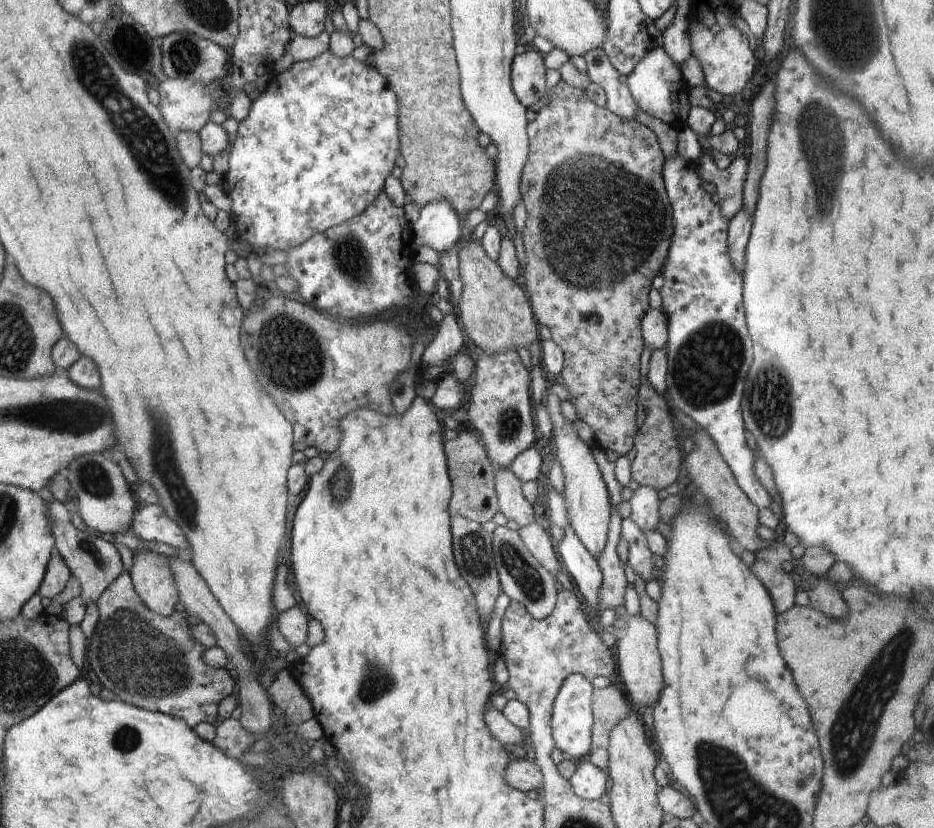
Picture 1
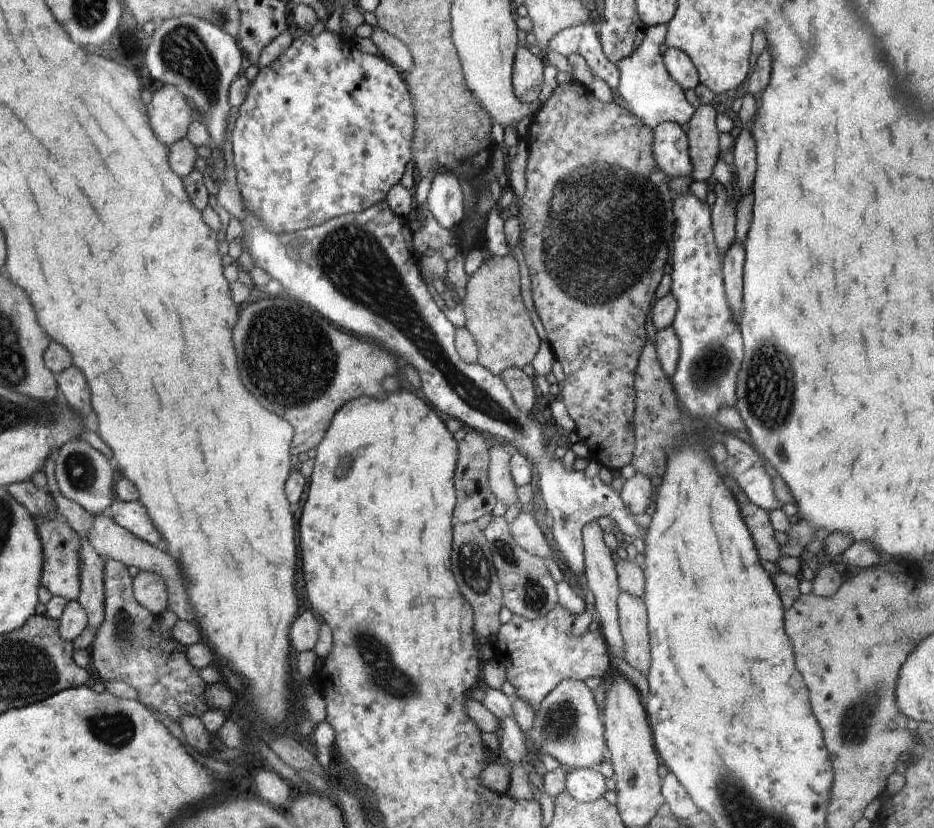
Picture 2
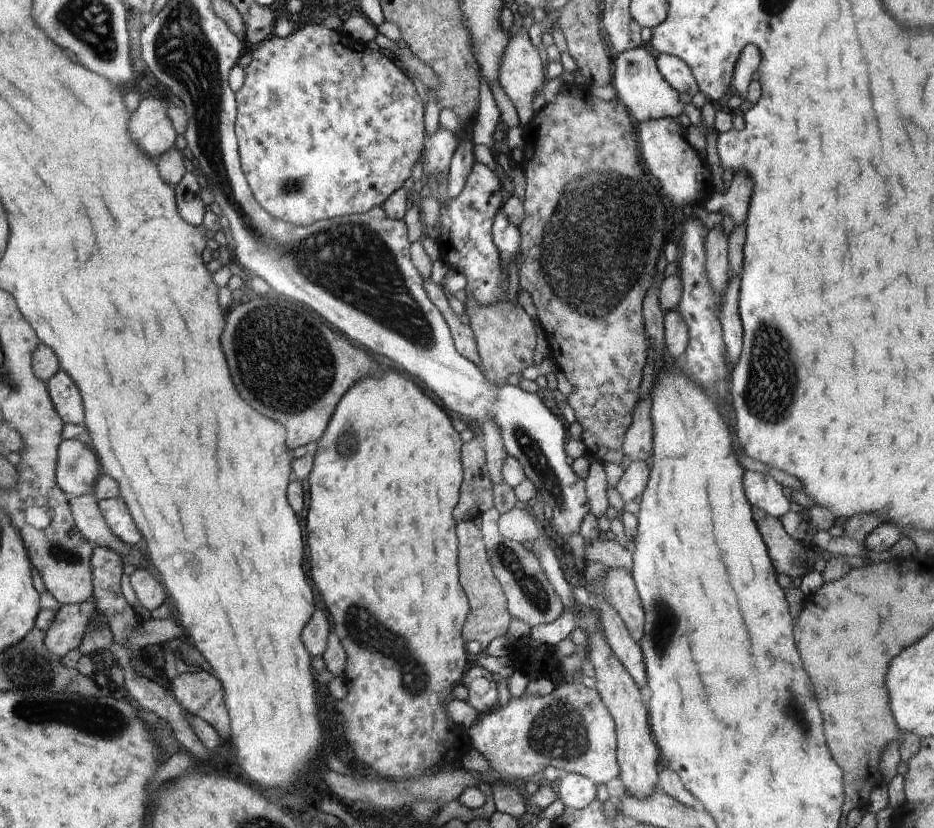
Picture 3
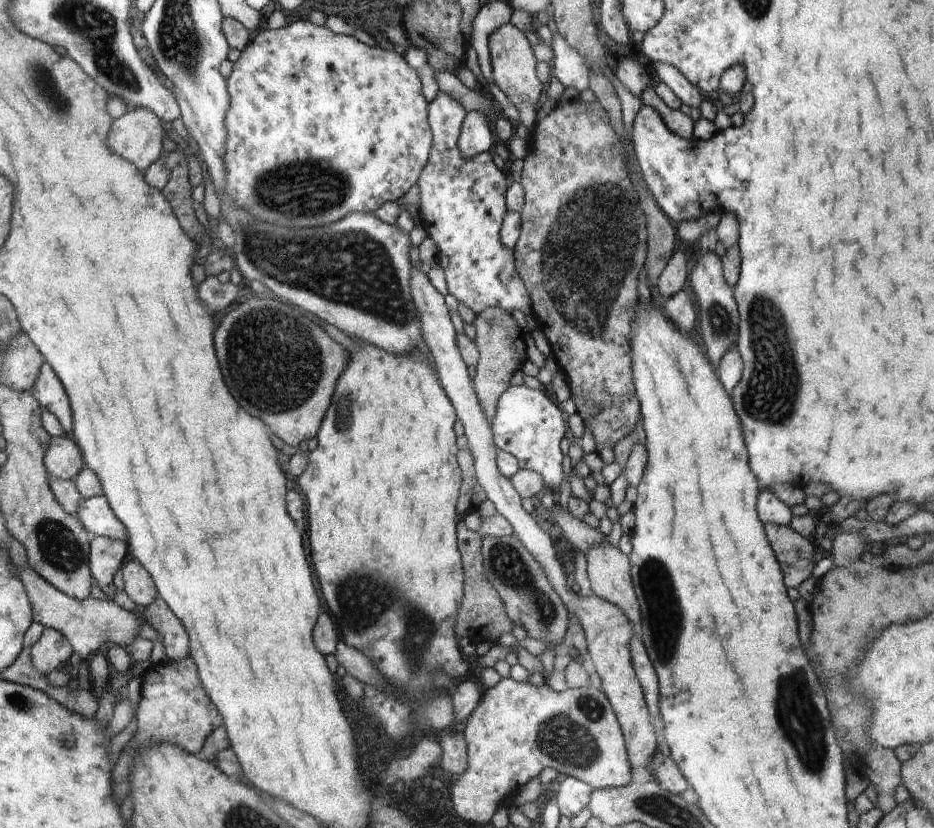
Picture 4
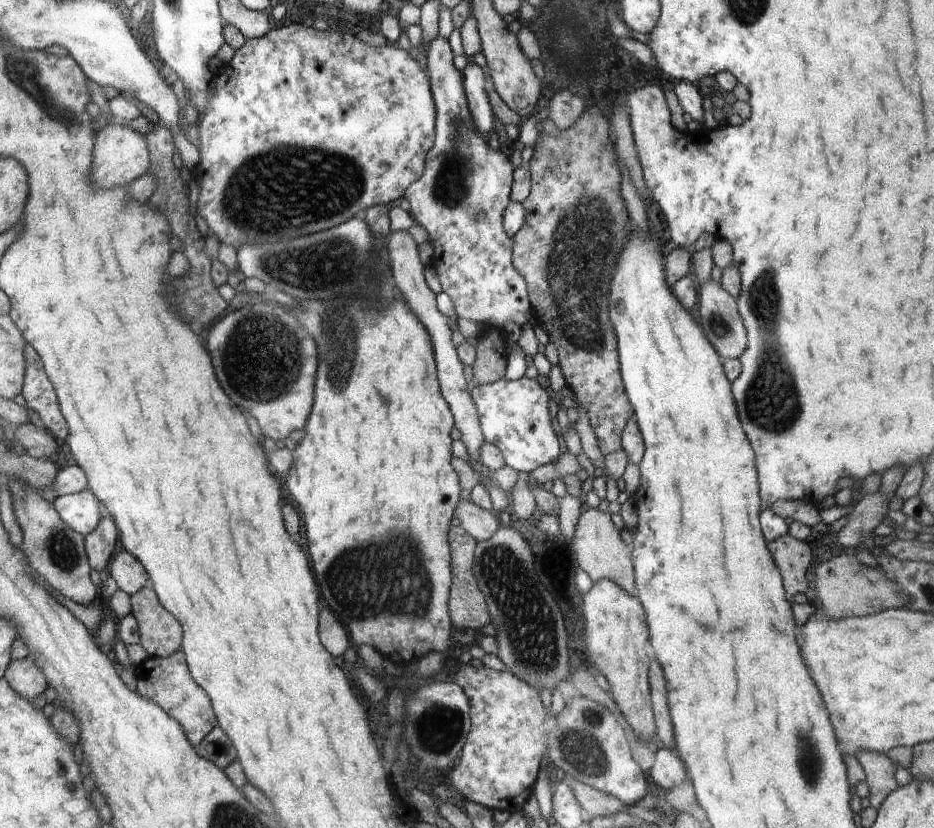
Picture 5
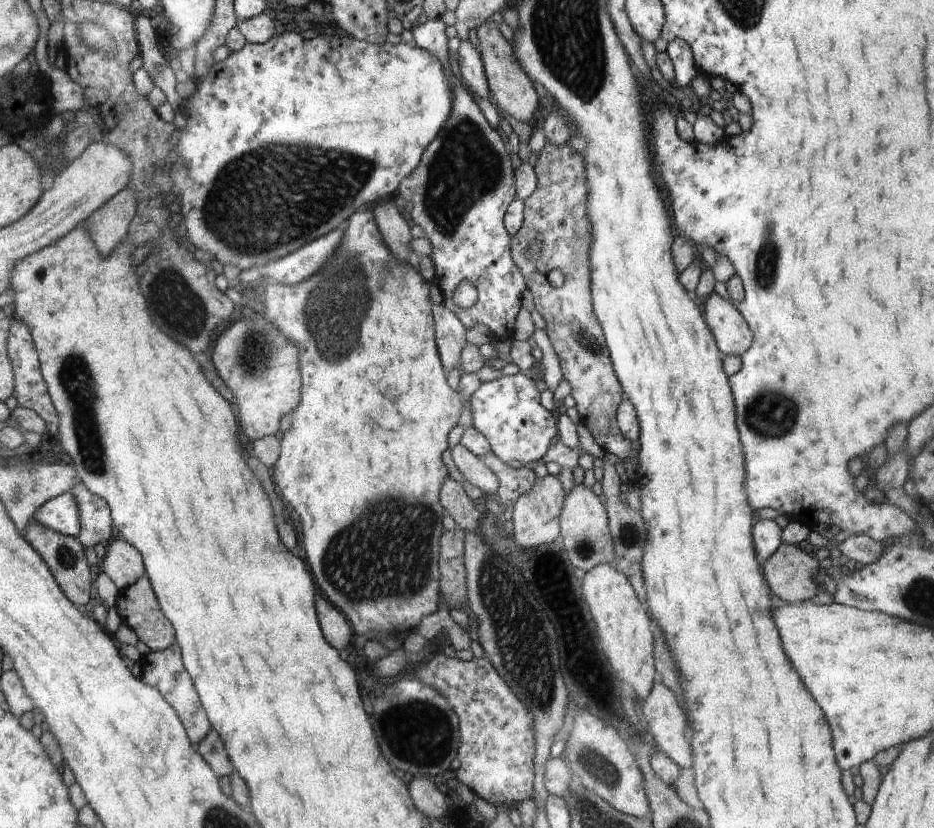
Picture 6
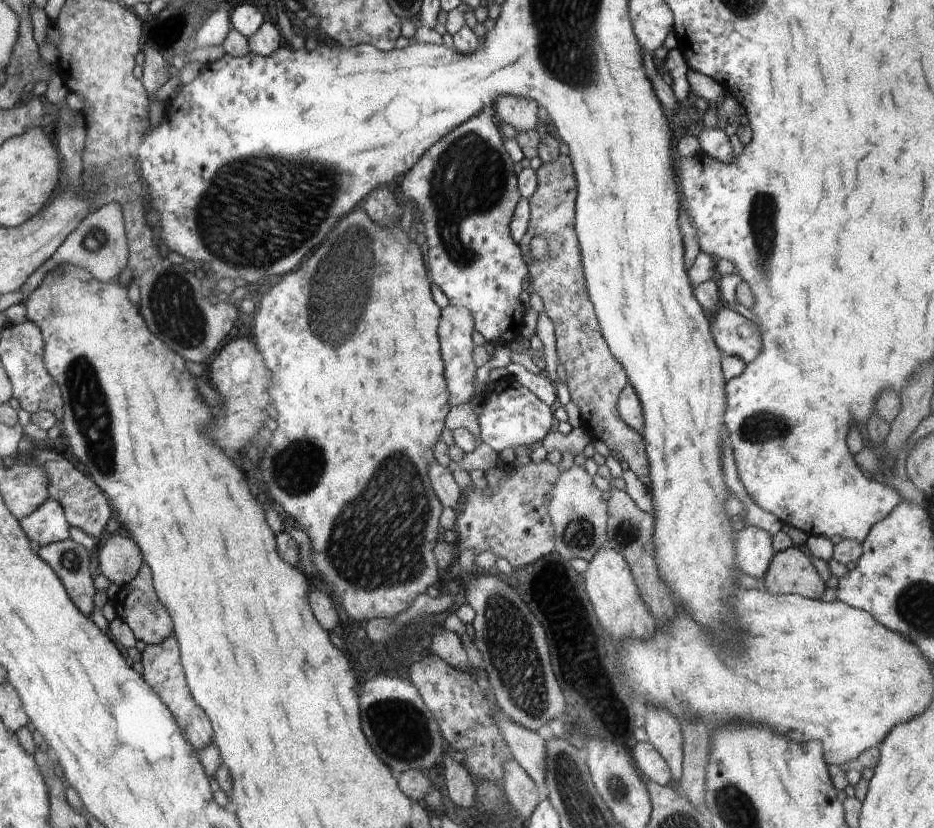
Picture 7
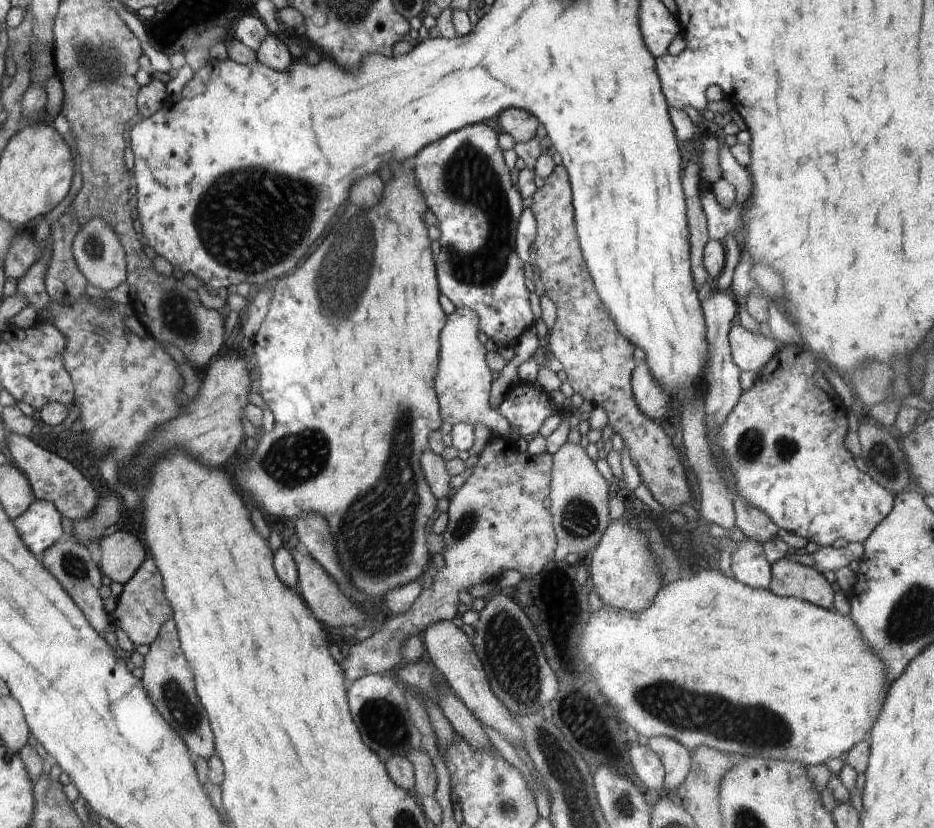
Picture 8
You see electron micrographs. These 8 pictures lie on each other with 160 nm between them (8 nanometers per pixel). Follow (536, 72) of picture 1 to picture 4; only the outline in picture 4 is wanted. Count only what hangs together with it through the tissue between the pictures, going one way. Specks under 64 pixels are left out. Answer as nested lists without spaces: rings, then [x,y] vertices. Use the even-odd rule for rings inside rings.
[[[508,23],[495,29],[490,35],[489,53],[495,84],[498,85],[498,88],[504,92],[510,102],[520,111],[522,126],[529,132],[533,131],[537,122],[537,112],[534,107],[536,102],[540,100],[542,89],[546,88],[546,85],[543,85],[536,75],[537,61],[530,42],[527,41],[526,35],[520,29]]]

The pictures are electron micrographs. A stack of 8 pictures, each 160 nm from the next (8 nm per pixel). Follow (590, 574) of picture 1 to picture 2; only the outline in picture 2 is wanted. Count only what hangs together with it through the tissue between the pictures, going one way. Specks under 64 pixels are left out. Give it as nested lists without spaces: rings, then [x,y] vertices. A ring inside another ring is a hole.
[[[386,201],[379,202],[359,213],[352,213],[332,218],[317,227],[302,229],[293,233],[273,233],[263,225],[256,214],[245,210],[246,220],[243,226],[243,237],[256,266],[270,274],[294,296],[299,303],[305,303],[312,310],[326,316],[332,324],[354,330],[354,334],[376,341],[382,345],[401,364],[410,364],[418,370],[422,381],[422,394],[428,398],[432,406],[462,421],[475,431],[490,432],[492,436],[500,436],[508,442],[511,451],[518,450],[538,471],[538,488],[540,488],[546,503],[548,514],[552,515],[552,534],[558,543],[558,548],[568,564],[568,568],[576,575],[585,574],[585,558],[583,549],[582,527],[590,521],[596,521],[601,516],[610,516],[619,526],[624,535],[632,538],[646,538],[646,529],[636,523],[635,517],[624,504],[619,493],[607,486],[598,475],[601,464],[591,458],[583,471],[566,470],[560,459],[551,458],[547,454],[549,441],[546,440],[543,428],[533,414],[523,413],[512,400],[511,392],[506,388],[499,376],[494,376],[489,370],[480,366],[465,363],[455,345],[456,328],[443,314],[442,309],[432,298],[419,271],[419,254],[413,245],[414,229],[409,218],[399,217],[390,210]]]

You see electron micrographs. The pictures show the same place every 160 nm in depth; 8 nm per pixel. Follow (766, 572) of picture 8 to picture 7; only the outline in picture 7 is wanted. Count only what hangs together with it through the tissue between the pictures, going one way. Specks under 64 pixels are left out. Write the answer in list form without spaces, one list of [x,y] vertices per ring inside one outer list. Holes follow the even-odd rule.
[[[746,525],[738,531],[734,540],[739,569],[762,580],[775,553],[773,536],[762,528]]]

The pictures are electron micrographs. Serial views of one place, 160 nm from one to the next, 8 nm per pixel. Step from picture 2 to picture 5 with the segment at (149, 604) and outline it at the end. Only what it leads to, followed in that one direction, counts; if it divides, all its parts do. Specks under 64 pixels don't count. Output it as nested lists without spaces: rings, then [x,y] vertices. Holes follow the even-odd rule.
[[[128,551],[114,555],[109,562],[107,571],[116,581],[118,588],[130,596],[140,592],[150,583],[146,569]]]

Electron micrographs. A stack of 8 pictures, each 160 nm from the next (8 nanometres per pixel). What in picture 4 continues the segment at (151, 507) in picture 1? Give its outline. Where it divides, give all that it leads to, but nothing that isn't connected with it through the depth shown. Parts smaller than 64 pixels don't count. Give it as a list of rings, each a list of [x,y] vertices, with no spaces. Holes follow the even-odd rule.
[[[102,494],[84,499],[76,516],[92,536],[108,537],[126,542],[127,530],[110,508],[108,499]]]

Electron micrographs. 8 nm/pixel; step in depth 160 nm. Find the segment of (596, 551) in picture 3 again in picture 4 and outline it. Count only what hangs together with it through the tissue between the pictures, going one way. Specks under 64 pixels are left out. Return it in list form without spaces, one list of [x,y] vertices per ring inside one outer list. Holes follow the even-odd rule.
[[[557,504],[549,514],[552,516],[554,523],[558,522],[564,536],[569,540],[573,548],[578,552],[582,552],[585,556],[592,547],[599,547],[606,542],[610,546],[618,547],[618,541],[623,535],[618,521],[613,523],[613,531],[606,536],[599,528],[590,527],[585,521],[578,520],[570,512],[565,514]]]

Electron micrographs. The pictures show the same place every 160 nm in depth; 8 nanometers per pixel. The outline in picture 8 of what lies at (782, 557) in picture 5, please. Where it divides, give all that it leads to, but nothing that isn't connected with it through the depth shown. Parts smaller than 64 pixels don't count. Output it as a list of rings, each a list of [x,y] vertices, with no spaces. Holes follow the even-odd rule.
[[[784,558],[771,563],[771,575],[768,590],[775,595],[799,598],[816,606],[835,610],[835,592],[824,575],[815,568]]]

